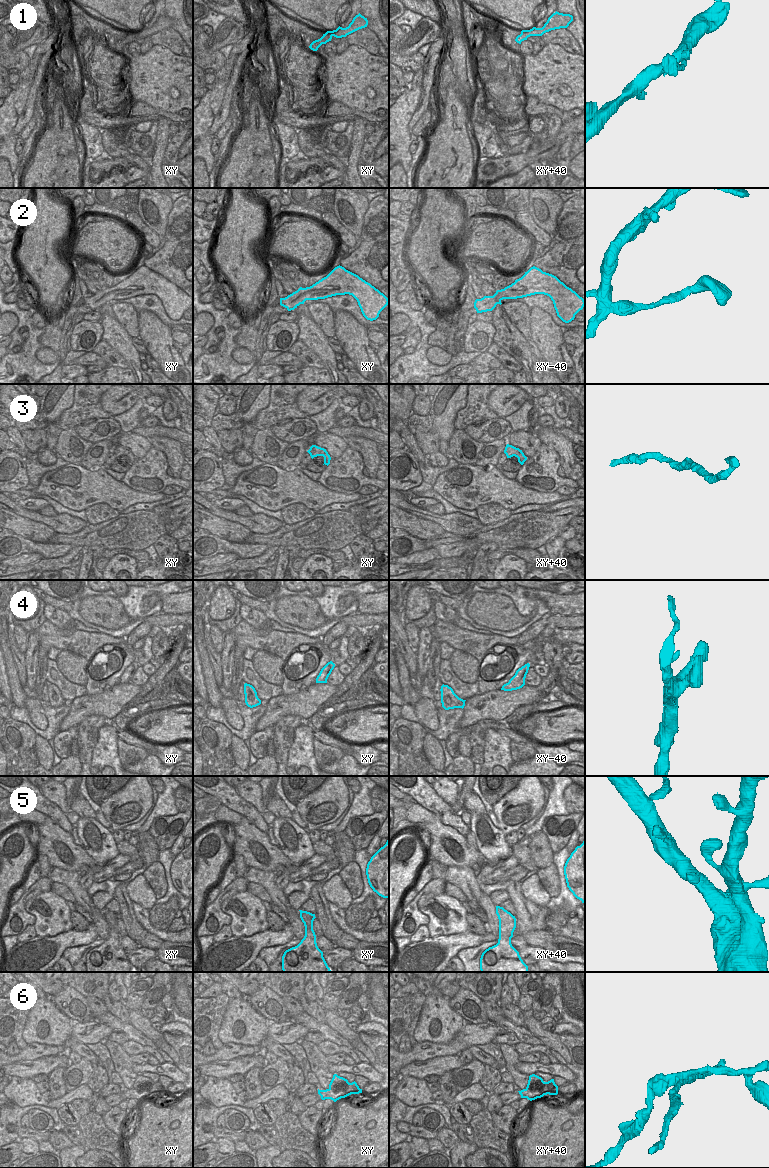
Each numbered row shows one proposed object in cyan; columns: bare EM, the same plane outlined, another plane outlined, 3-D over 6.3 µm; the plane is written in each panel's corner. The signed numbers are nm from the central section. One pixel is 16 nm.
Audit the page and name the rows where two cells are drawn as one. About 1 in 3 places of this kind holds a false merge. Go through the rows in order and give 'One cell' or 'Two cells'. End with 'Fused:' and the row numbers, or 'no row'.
1: One cell
2: One cell
3: One cell
4: One cell
5: One cell
6: Two cells
Fused: 6

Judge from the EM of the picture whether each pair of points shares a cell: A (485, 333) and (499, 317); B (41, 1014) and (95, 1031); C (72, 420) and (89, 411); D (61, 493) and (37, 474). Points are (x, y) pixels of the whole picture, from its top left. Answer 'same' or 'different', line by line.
A: different
B: different
C: same
D: different

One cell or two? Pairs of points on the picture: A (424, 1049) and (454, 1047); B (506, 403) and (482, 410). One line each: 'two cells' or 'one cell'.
A: one cell
B: two cells

